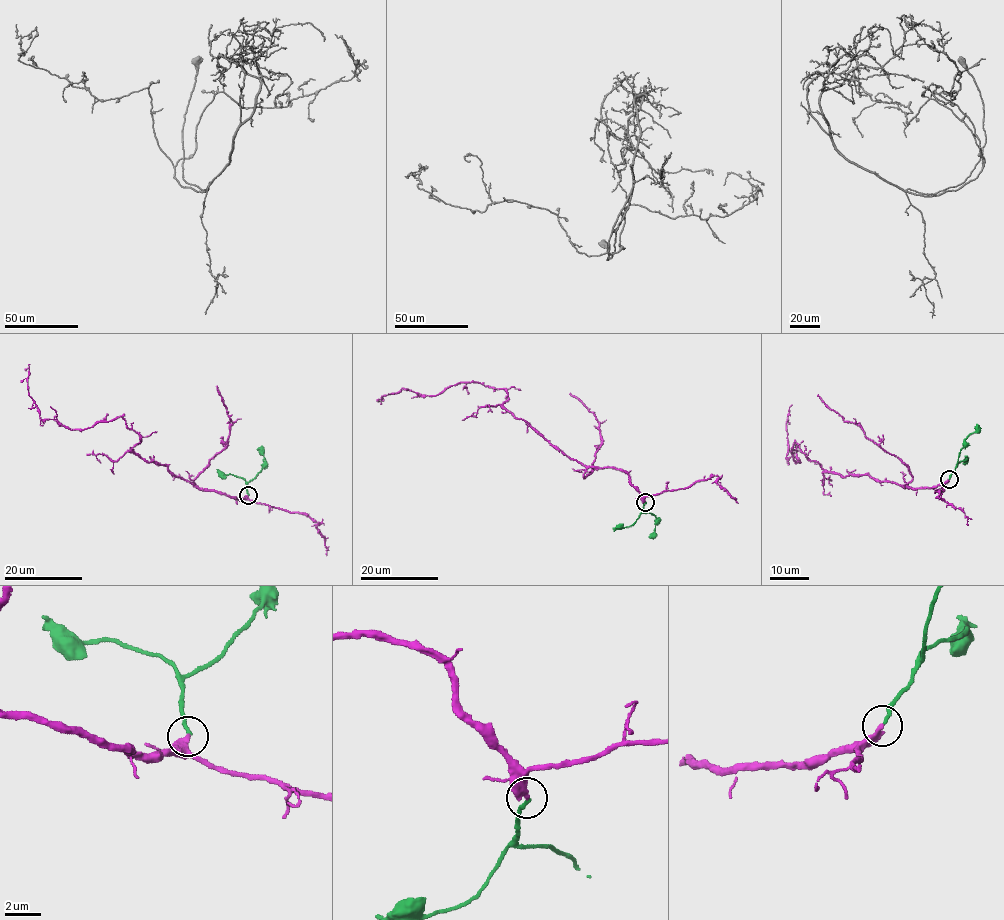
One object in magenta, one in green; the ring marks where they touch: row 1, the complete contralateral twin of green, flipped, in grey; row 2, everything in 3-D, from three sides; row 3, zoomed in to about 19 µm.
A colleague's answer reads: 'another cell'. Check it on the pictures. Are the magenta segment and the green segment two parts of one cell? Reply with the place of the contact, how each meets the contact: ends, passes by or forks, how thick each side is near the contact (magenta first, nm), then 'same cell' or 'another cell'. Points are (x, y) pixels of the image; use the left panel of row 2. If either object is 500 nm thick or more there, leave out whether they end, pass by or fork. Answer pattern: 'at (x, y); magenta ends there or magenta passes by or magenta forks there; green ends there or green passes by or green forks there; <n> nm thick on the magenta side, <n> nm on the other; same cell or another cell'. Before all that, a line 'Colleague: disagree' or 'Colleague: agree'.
Colleague: agree
at (248, 495); magenta ends there; green ends there; 400 nm thick on the magenta side, 200 nm on the other; another cell

